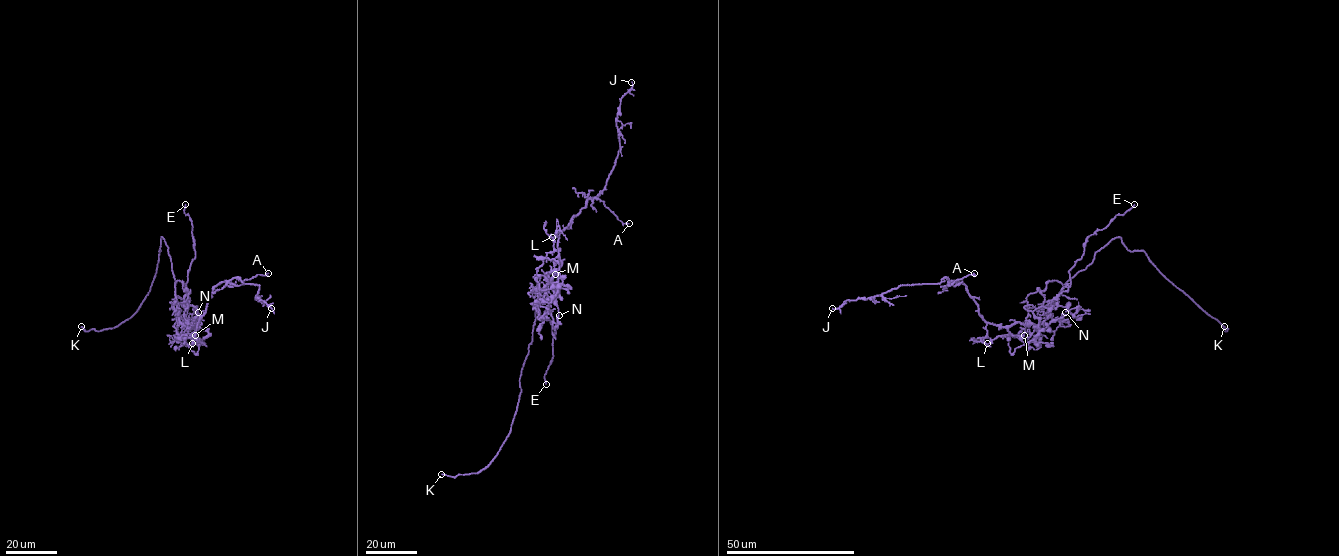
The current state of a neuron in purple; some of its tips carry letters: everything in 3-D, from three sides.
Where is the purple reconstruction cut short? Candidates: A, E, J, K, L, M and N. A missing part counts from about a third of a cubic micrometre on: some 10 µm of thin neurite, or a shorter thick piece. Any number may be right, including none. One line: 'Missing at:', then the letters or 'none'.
Missing at: none

